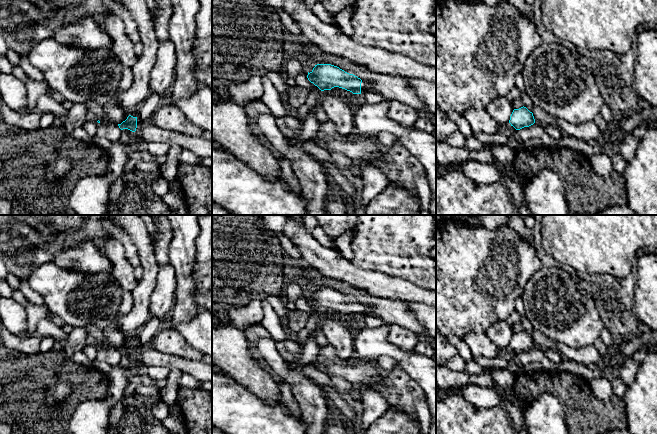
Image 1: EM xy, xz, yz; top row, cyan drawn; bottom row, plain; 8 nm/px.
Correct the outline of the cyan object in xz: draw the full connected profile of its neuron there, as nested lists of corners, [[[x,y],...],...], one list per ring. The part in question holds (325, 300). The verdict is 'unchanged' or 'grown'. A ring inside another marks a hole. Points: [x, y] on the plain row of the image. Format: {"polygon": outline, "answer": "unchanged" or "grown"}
{"polygon": [[[331,288],[315,289],[313,294],[308,296],[307,302],[321,315],[331,314],[334,311],[345,313],[353,318],[374,315],[372,308]]], "answer": "grown"}

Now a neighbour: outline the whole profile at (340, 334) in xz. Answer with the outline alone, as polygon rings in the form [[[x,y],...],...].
[[[330,314],[322,315],[322,332],[329,344],[331,344],[338,356],[342,360],[353,360],[354,331],[356,324],[341,321]]]

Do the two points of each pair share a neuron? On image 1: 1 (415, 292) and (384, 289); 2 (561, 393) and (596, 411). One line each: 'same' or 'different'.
1: same
2: same

